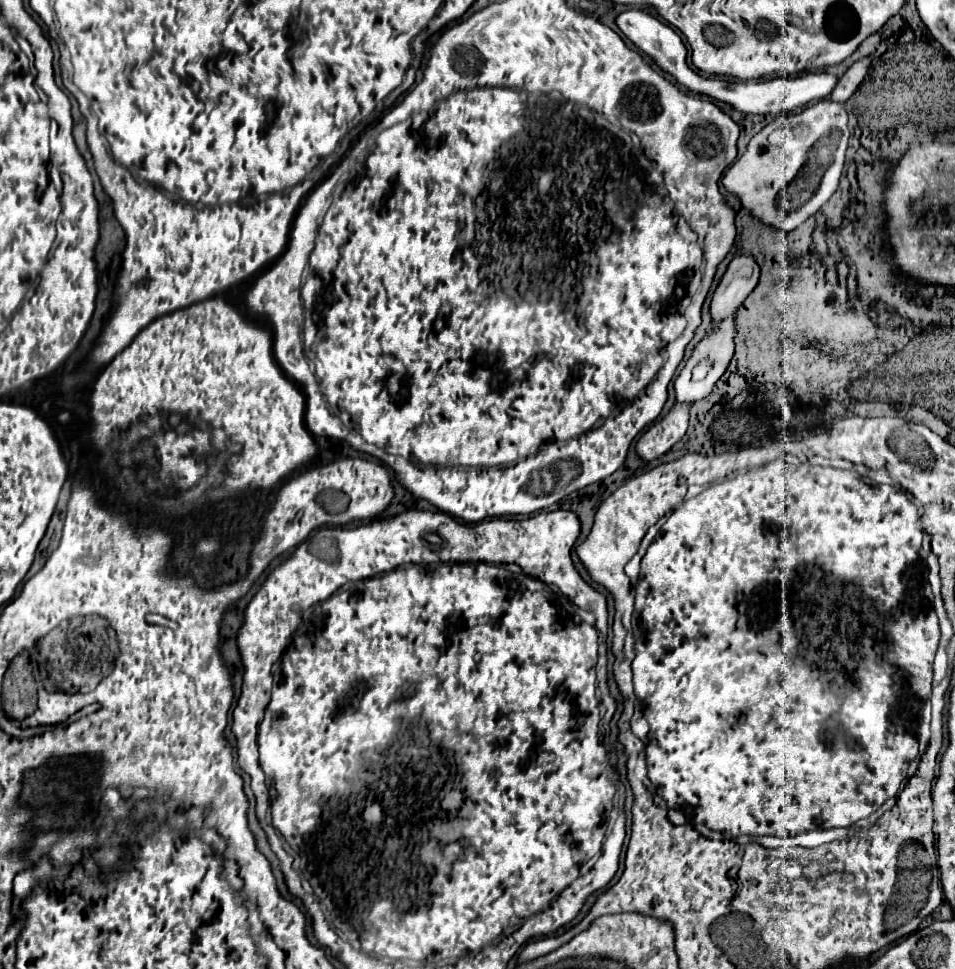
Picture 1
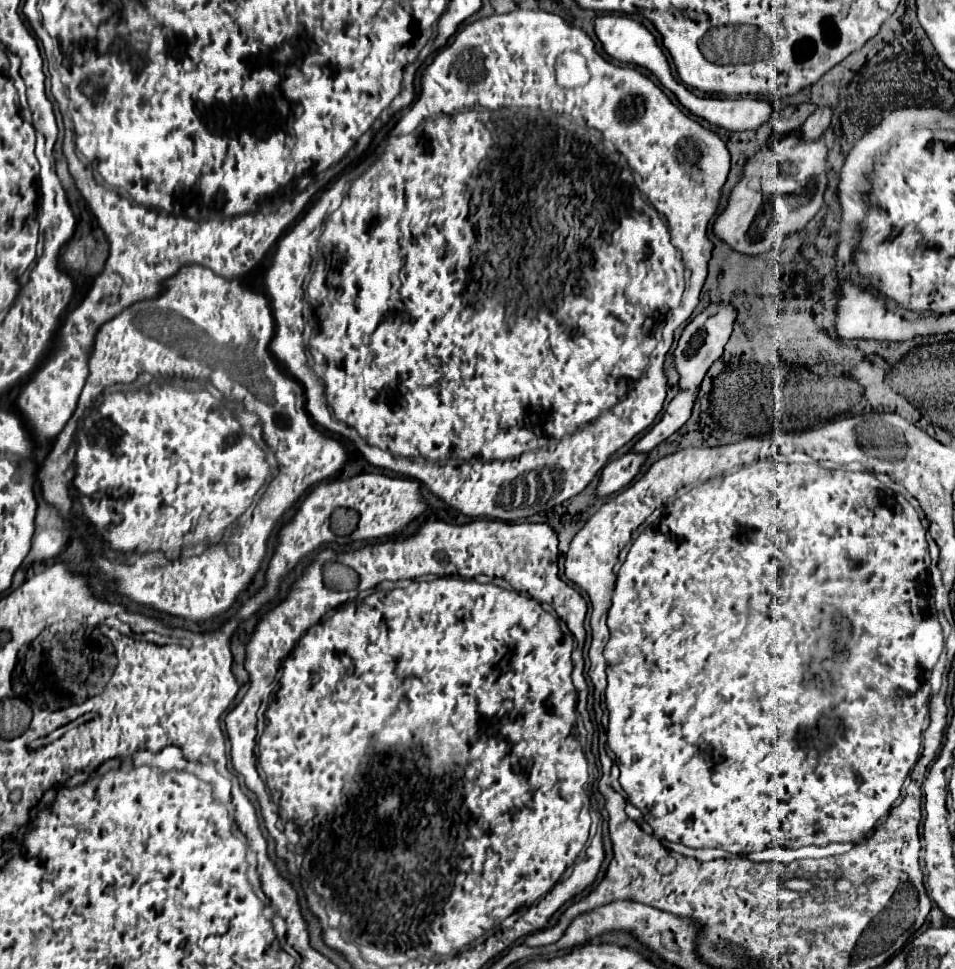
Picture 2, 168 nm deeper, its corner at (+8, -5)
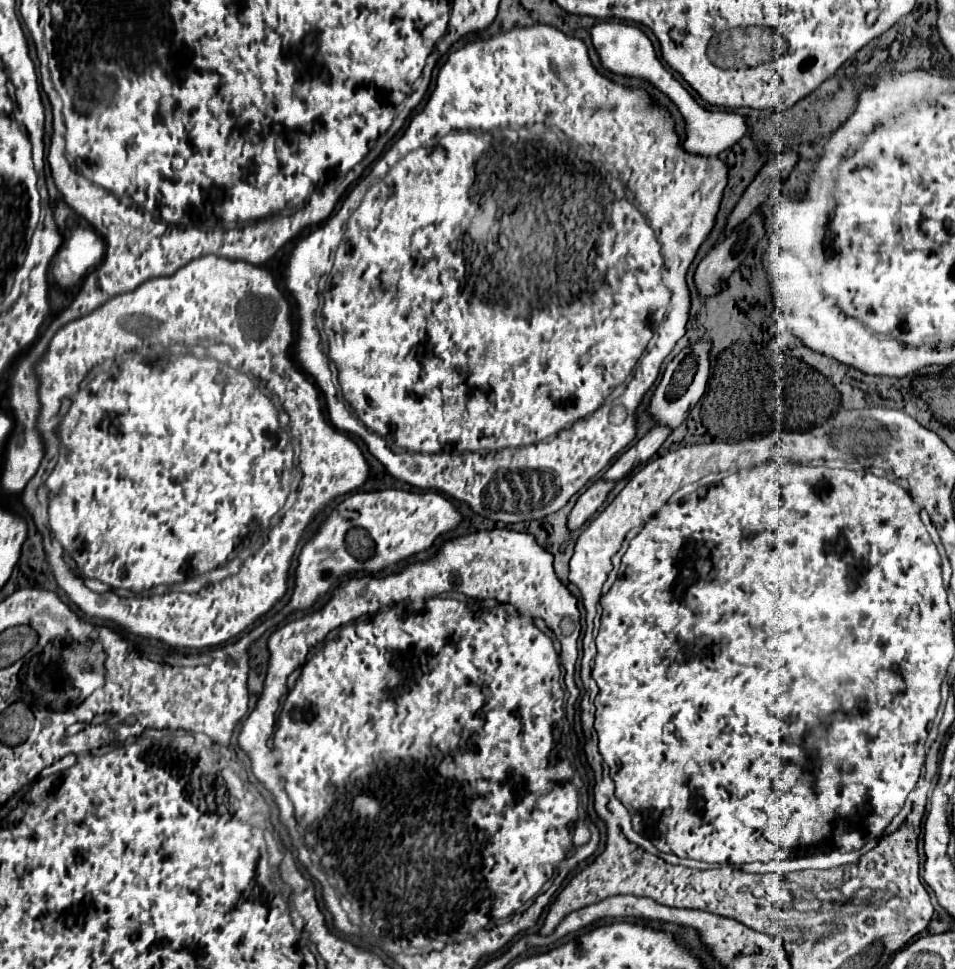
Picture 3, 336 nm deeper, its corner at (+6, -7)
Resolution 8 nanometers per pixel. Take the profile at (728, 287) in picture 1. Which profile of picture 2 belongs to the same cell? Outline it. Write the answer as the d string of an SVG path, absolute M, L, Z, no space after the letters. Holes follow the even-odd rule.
M719 301L719 303L711 303L703 313L699 313L685 327L685 331L679 339L679 345L675 349L675 359L673 359L673 363L675 363L675 367L681 375L679 387L691 389L691 387L697 387L703 381L711 363L723 355L723 347L731 337L735 319L737 319L737 307L731 301Z

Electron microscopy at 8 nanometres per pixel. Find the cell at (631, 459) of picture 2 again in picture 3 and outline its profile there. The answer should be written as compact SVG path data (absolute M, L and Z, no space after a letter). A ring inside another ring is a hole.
M597 481L593 483L575 503L575 507L571 509L569 517L567 517L567 529L569 531L577 531L579 527L583 527L583 523L597 511L597 507L605 501L607 493L613 489L613 483L605 483L605 481Z

